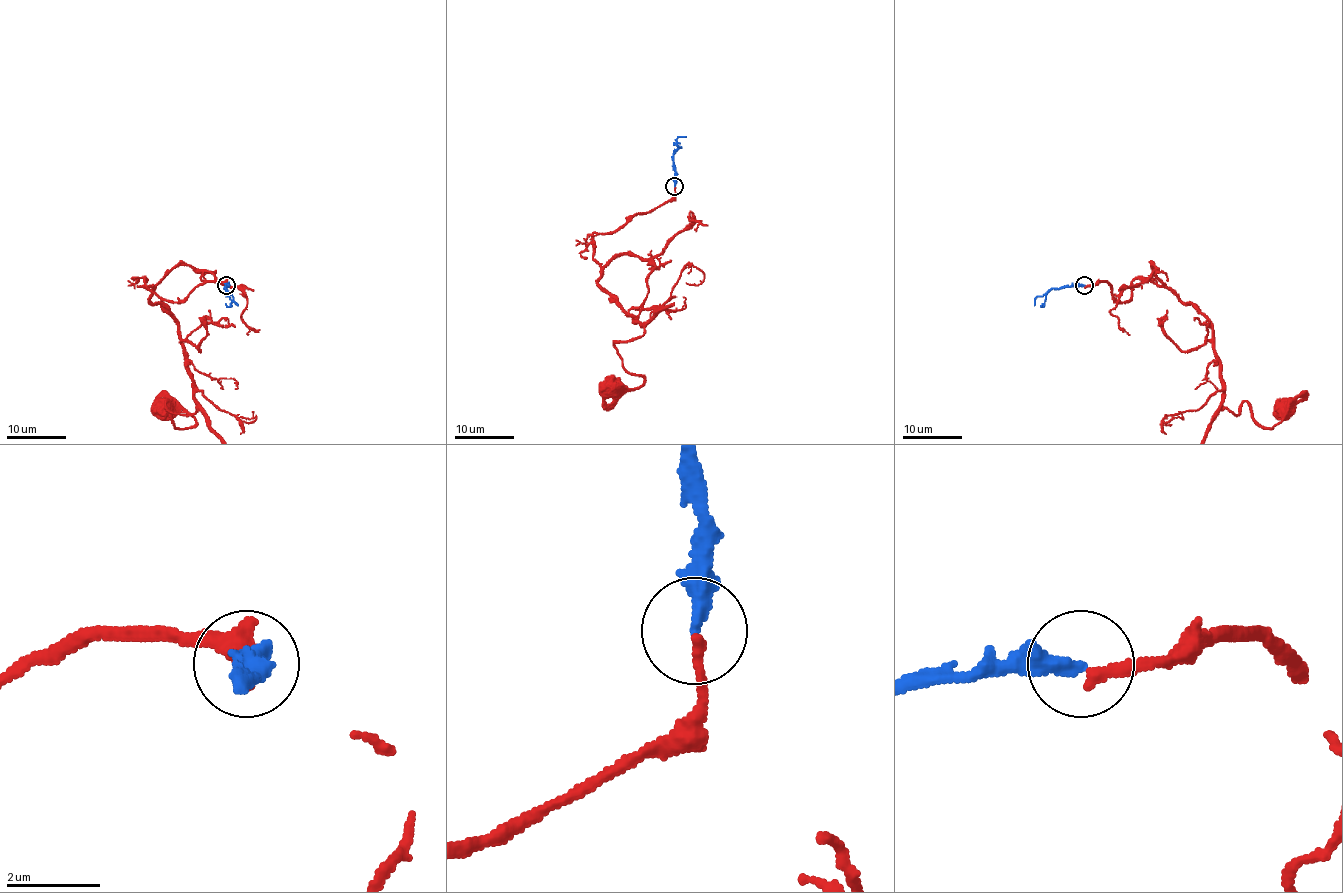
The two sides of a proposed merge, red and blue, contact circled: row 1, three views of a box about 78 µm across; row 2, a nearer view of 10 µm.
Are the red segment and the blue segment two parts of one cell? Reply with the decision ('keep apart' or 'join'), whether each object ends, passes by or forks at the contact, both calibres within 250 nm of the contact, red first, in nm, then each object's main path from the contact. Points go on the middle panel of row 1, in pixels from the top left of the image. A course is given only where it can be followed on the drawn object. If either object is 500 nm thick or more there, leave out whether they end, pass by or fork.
keep apart | red ends | blue ends | 240/320 nm | red via (674, 186), (593, 235), (598, 282), (643, 325), (614, 346), (643, 380), (611, 386) | blue via (674, 186), (673, 152), (677, 148), (677, 139), (686, 136)

